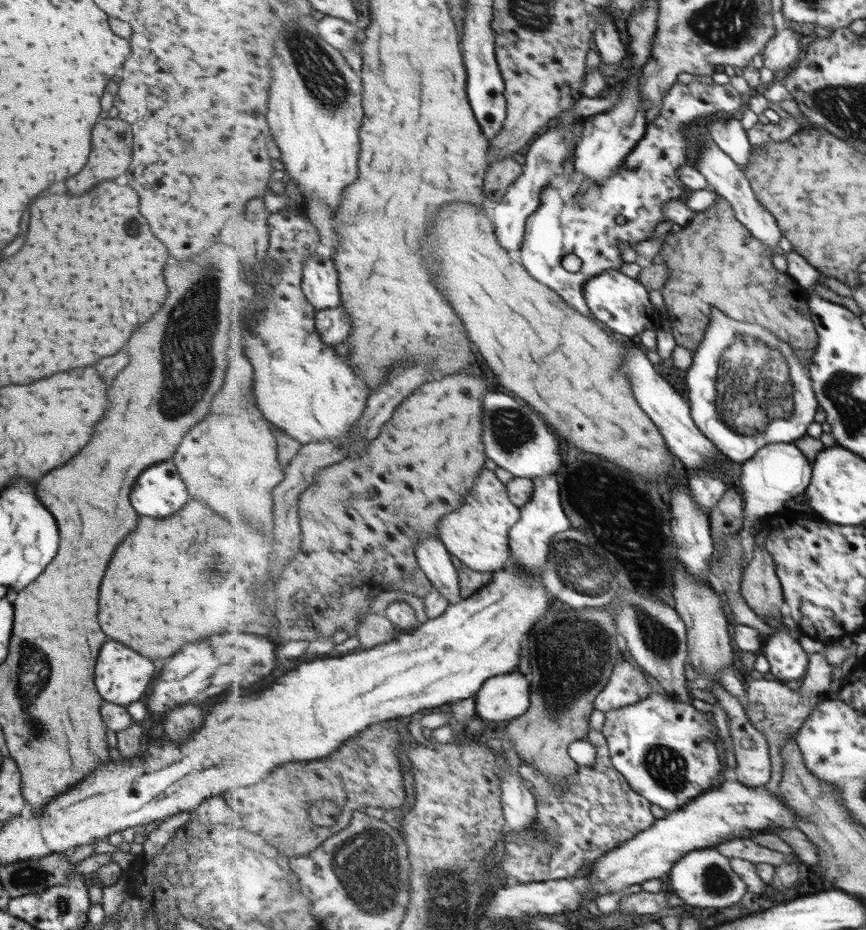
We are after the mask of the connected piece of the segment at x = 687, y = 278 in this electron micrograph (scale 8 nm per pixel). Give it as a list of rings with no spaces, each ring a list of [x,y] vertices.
[[[721,195],[714,206],[699,211],[694,220],[680,232],[670,232],[659,258],[671,268],[669,281],[662,293],[679,344],[698,352],[711,328],[713,312],[720,308],[733,319],[761,324],[760,326],[770,329],[776,336],[789,342],[810,372],[811,358],[816,354],[820,344],[820,334],[816,329],[810,302],[812,294],[796,280],[796,277],[783,273],[775,265],[776,253],[774,248],[760,240],[751,228],[739,219],[733,204]]]

